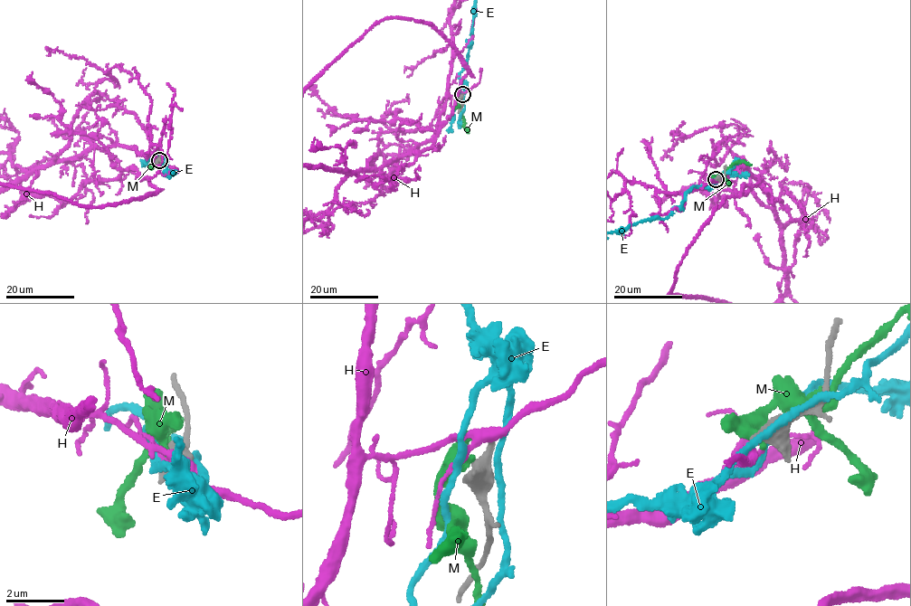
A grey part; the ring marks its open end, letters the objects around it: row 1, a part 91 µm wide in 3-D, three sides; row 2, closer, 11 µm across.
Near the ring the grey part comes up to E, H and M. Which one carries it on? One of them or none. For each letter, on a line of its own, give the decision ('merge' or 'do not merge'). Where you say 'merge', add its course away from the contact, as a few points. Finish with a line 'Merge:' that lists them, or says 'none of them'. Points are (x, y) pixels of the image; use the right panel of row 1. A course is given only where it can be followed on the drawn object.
E: do not merge
H: do not merge
M: do not merge
Merge: none of them

